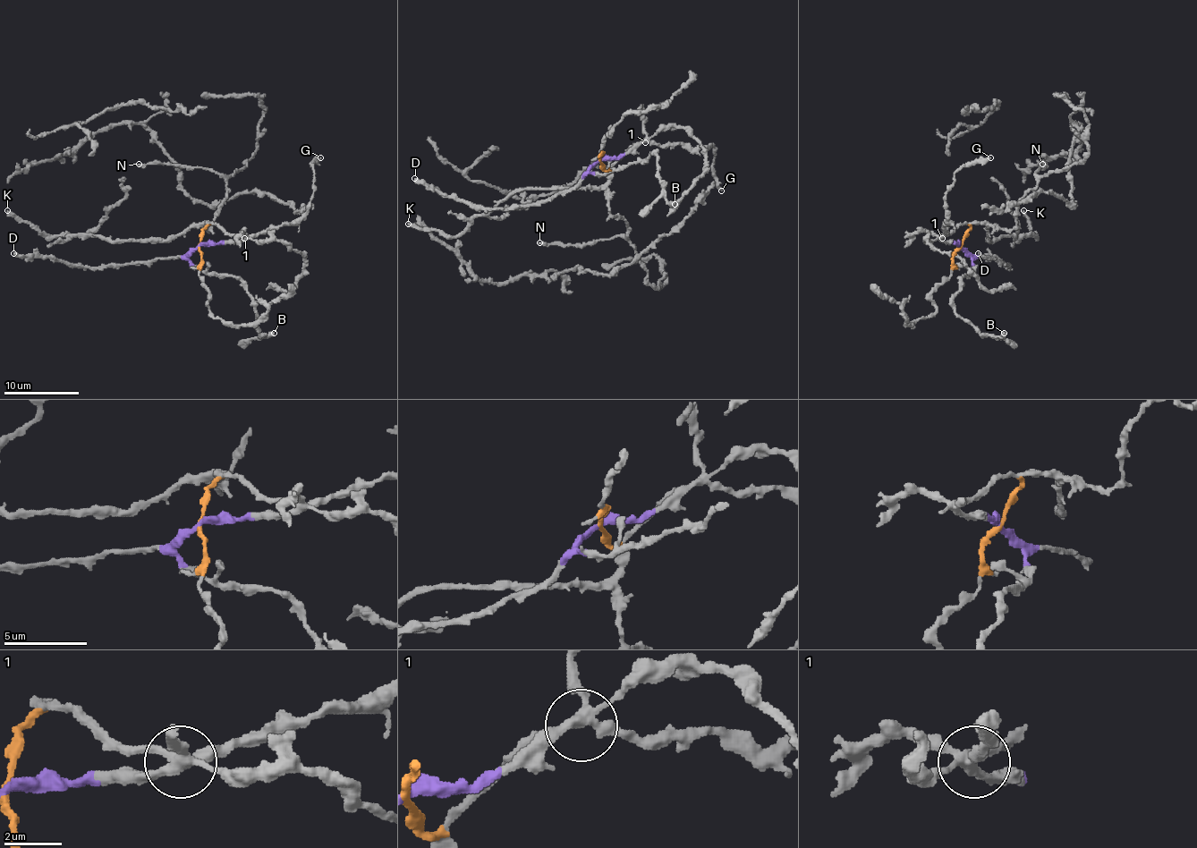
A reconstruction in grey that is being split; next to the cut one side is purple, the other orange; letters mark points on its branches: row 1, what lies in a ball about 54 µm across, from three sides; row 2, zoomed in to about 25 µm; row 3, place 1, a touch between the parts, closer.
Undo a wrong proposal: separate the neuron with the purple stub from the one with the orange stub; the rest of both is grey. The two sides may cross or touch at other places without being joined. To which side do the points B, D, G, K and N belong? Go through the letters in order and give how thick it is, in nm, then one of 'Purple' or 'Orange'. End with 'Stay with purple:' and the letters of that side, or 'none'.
B: Thickness 440 nm. Purple
D: Thickness 340 nm. Purple
G: Thickness 320 nm. Purple
K: Thickness 360 nm. Orange
N: Thickness 360 nm. Orange
Stay with purple: B, D, G

